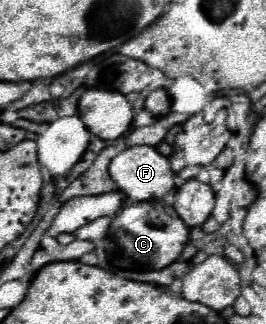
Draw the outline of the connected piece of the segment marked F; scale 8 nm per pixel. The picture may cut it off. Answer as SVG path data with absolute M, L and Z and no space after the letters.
M128 146L118 156L112 158L108 172L116 186L128 194L130 200L152 200L164 198L174 188L176 174L172 172L168 158L158 154L154 146Z

